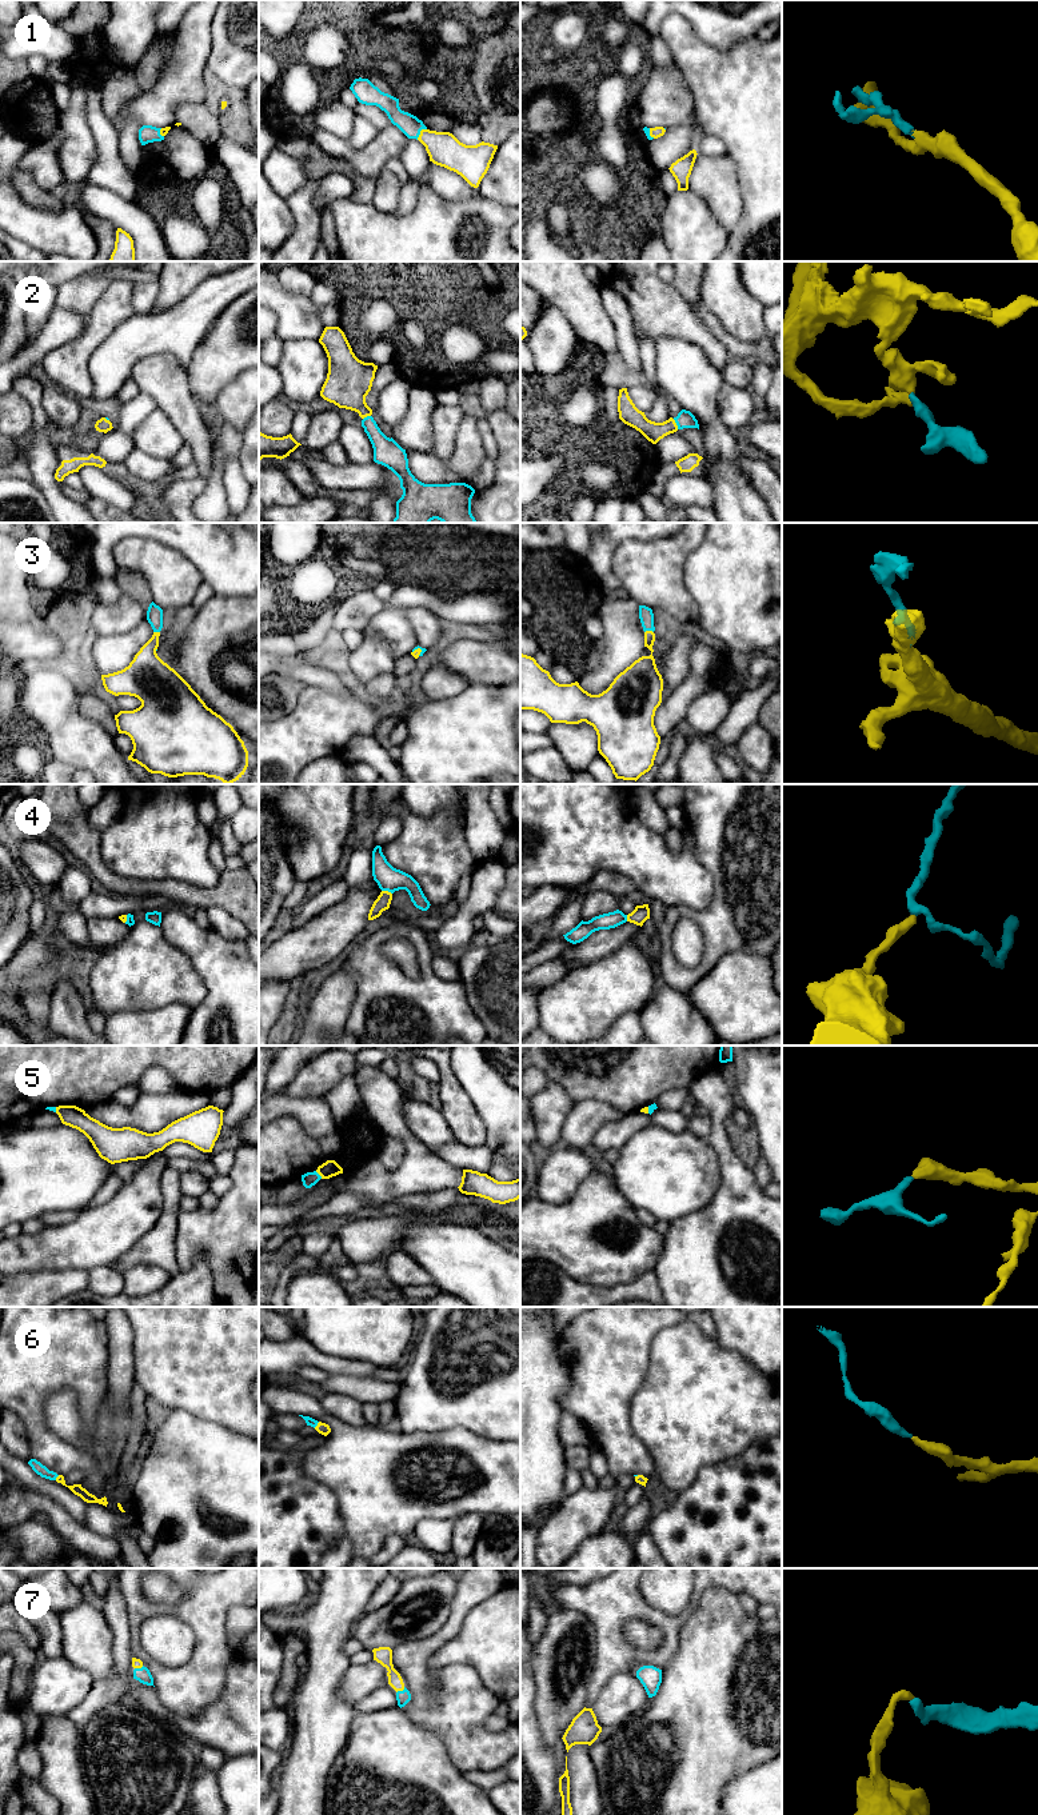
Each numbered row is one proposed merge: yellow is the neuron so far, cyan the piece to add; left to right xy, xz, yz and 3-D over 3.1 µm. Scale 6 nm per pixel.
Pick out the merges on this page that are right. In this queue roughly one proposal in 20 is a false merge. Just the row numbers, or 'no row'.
1, 2, 3, 4, 5, 6, 7

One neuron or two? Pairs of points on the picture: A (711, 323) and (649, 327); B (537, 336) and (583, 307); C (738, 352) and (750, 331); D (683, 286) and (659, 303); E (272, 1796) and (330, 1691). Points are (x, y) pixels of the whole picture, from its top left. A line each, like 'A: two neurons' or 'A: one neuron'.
A: two neurons
B: two neurons
C: two neurons
D: two neurons
E: two neurons

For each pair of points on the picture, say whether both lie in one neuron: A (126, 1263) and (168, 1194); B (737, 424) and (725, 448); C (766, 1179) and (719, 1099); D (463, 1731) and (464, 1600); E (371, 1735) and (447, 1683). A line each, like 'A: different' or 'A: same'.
A: same
B: different
C: different
D: same
E: different

